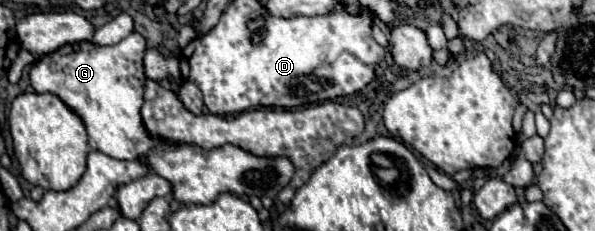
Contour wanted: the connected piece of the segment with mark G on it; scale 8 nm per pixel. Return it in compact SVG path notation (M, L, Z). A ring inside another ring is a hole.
M137 32L113 46L97 46L93 42L65 44L55 52L41 56L29 68L29 82L35 92L57 94L73 112L83 118L91 148L119 160L141 160L159 176L167 178L173 184L173 196L177 202L209 204L215 202L217 194L221 192L247 198L277 198L277 194L289 186L295 170L293 162L289 162L285 156L255 156L239 146L229 144L205 150L199 146L171 144L149 136L139 114L145 86L143 54L145 40Z

